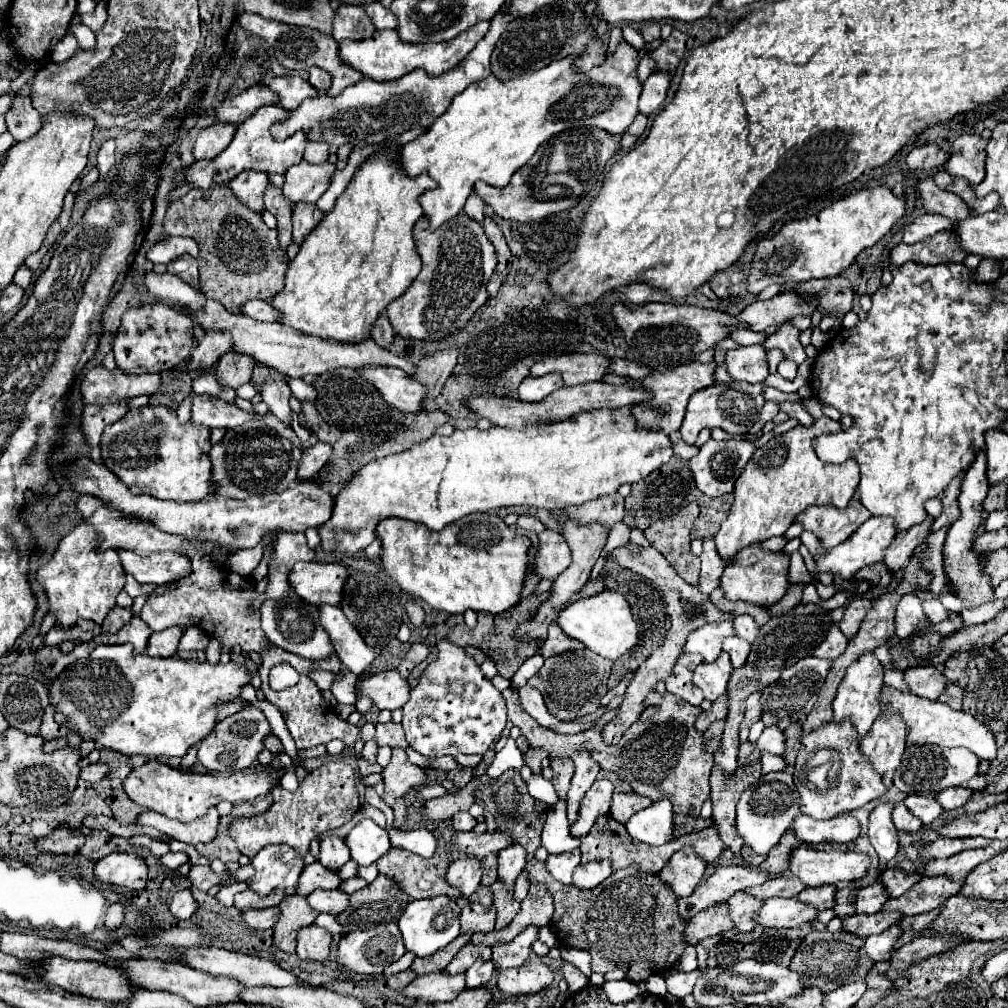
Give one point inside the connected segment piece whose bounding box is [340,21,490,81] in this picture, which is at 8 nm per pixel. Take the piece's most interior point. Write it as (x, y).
(383, 57)

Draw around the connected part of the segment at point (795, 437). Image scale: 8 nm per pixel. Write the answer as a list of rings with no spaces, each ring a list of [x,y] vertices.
[[[822,415],[812,427],[796,427],[784,435],[776,435],[764,447],[756,449],[754,457],[748,461],[734,485],[734,503],[728,511],[728,517],[714,535],[718,555],[726,563],[732,563],[736,553],[750,543],[784,535],[794,523],[796,515],[800,515],[806,507],[834,505],[844,509],[848,505],[860,481],[858,463],[852,459],[840,465],[822,463],[812,447],[814,437],[838,431],[842,431],[840,423]]]

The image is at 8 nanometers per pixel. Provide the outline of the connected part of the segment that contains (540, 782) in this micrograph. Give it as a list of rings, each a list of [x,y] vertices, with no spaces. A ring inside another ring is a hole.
[[[533,773],[527,781],[527,790],[531,797],[548,804],[550,807],[558,802],[558,797],[553,785],[550,781],[544,779],[542,775],[536,775]]]

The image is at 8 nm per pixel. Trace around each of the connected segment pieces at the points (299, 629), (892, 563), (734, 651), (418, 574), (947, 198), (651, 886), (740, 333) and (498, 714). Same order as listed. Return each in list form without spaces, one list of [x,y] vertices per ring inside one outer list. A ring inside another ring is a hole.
[[[276,533],[274,541],[274,553],[268,561],[268,587],[266,587],[266,601],[260,605],[260,619],[262,619],[262,631],[266,633],[268,641],[276,647],[282,647],[290,653],[296,653],[306,659],[326,659],[334,655],[334,645],[330,645],[330,637],[326,637],[326,631],[318,625],[318,607],[306,605],[294,589],[290,589],[288,575],[294,563],[298,561],[312,561],[314,549],[308,547],[304,533]],[[282,611],[294,611],[294,617],[282,619]]]
[[[926,517],[924,523],[912,525],[908,531],[898,531],[894,543],[886,549],[884,563],[890,567],[890,571],[900,571],[906,567],[906,561],[910,559],[912,551],[932,533],[934,517]]]
[[[728,637],[724,641],[724,651],[730,655],[732,667],[740,669],[746,663],[746,657],[750,655],[750,645],[748,645],[748,641],[744,641],[740,637]]]
[[[480,513],[480,515],[476,515],[476,549],[474,547],[466,547],[466,545],[462,545],[462,541],[458,541],[458,529],[462,529],[462,519],[458,519],[458,521],[454,521],[454,523],[450,523],[450,525],[446,525],[442,531],[430,531],[426,525],[422,525],[422,523],[412,523],[412,521],[404,521],[404,519],[384,519],[380,525],[378,525],[378,535],[380,535],[380,539],[382,539],[382,563],[384,563],[384,569],[386,569],[386,573],[402,587],[402,591],[406,593],[406,595],[410,595],[412,599],[422,599],[422,601],[426,601],[430,607],[434,607],[434,609],[442,609],[442,611],[448,611],[448,613],[464,613],[464,611],[468,611],[468,609],[472,609],[472,611],[486,611],[486,613],[504,613],[506,609],[512,609],[514,605],[518,605],[518,601],[522,599],[522,587],[524,587],[524,579],[526,579],[526,575],[530,573],[528,571],[528,551],[532,549],[532,541],[526,537],[526,535],[522,535],[520,531],[514,531],[514,529],[510,529],[504,521],[502,521],[502,517],[498,517],[496,513]]]
[[[932,179],[918,181],[916,189],[918,189],[918,193],[922,197],[922,203],[924,203],[924,209],[928,213],[944,215],[944,217],[952,219],[954,223],[958,223],[958,221],[962,221],[962,219],[972,215],[970,207],[958,195],[940,189]]]
[[[532,859],[526,869],[530,883],[544,883],[554,897],[556,911],[550,929],[558,945],[586,949],[592,955],[592,971],[612,971],[620,967],[628,973],[630,981],[642,983],[654,973],[672,971],[688,947],[684,937],[688,921],[678,915],[678,897],[656,873],[642,873],[642,869],[630,865],[614,871],[602,885],[580,891],[574,885],[554,881],[544,861]]]
[[[736,329],[730,337],[734,341],[738,341],[740,345],[762,345],[766,341],[766,335],[764,333],[750,331],[750,329]]]
[[[448,639],[438,641],[436,647],[438,659],[426,667],[420,683],[410,691],[408,703],[402,707],[406,741],[424,757],[483,755],[506,727],[504,697],[464,647]]]

